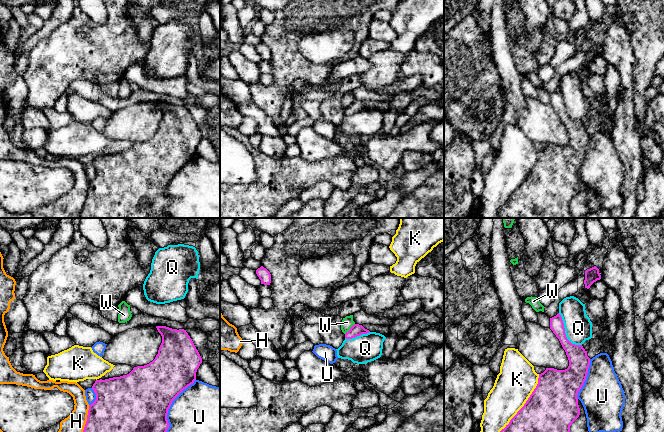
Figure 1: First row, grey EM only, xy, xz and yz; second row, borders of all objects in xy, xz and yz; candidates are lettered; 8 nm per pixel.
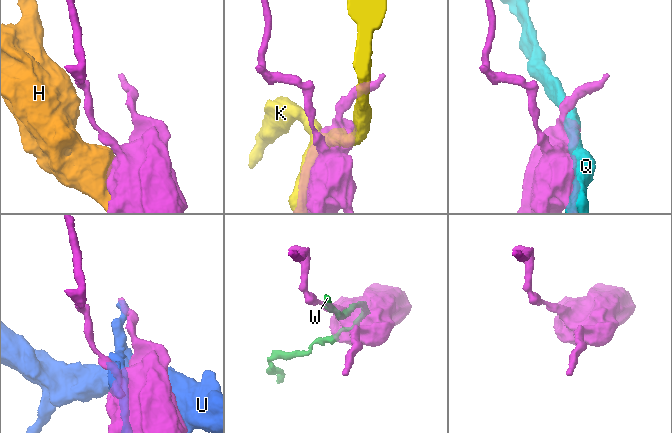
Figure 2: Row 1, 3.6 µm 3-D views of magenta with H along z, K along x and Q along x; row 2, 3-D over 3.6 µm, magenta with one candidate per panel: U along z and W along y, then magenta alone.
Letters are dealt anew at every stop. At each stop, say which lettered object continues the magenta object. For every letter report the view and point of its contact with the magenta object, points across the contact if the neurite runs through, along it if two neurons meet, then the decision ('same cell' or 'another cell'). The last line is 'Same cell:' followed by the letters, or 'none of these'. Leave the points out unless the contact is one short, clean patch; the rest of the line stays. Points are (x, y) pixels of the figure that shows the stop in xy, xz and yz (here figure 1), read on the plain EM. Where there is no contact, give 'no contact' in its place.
H: contact xy (86, 199); another cell
K: contact yz (521, 184); another cell
Q: contact yz (564, 109); another cell
U: contact xy (168, 184); another cell
W: contact xz (350, 105); border xz (354, 99), (345, 110); another cell
Same cell: none of these

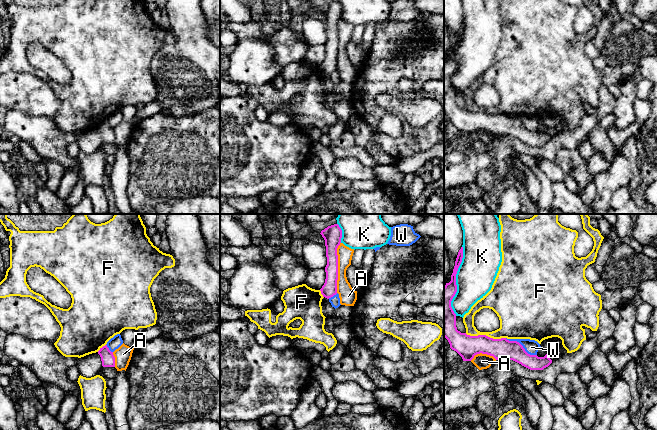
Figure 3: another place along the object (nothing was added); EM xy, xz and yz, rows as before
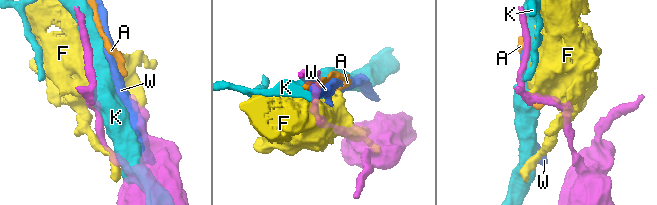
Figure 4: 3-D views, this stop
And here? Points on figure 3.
A: contact xz (337, 43); another cell
F: contact yz (485, 111); another cell
K: contact xz (341, 9); another cell
W: contact yz (521, 121); border yz (505, 114), (517, 117), (528, 129), (536, 131); another cell
Same cell: none of these

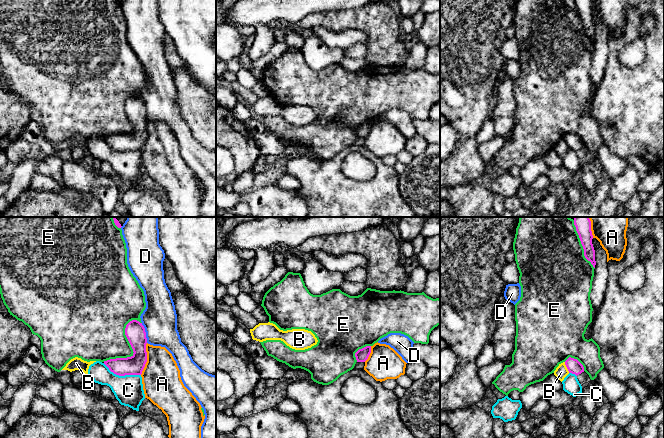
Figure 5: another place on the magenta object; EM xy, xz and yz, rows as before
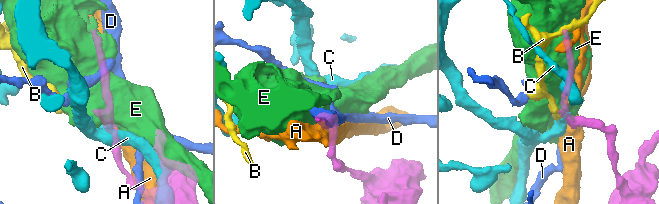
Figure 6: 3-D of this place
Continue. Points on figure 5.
A: contact xy (146, 135); another cell
B: contact yz (566, 142); border yz (564, 138), (569, 148); another cell
C: contact xy (122, 151); border xy (103, 139), (111, 147), (119, 151), (140, 151); another cell
D: contact xy (145, 109); another cell
E: contact xy (131, 122); another cell
Same cell: none of these

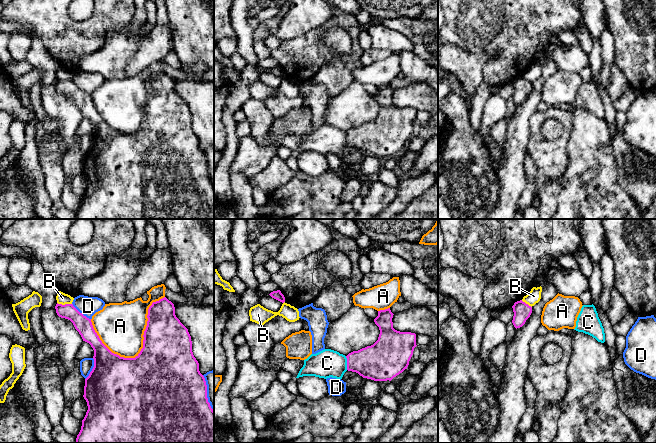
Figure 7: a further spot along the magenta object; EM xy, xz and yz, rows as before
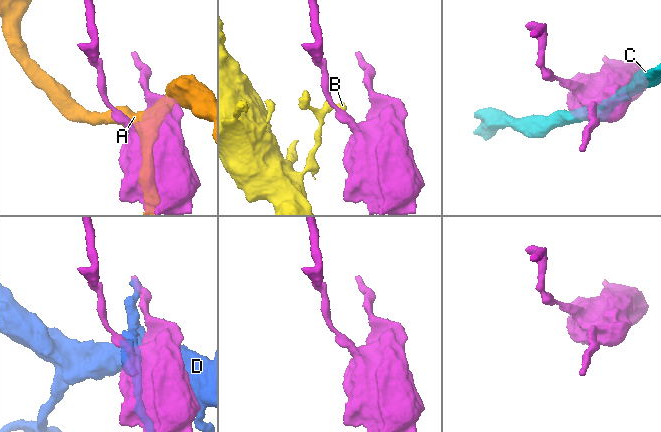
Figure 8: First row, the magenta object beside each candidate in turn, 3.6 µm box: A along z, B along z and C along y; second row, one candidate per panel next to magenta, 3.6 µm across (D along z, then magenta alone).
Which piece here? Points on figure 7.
A: contact xy (142, 124); another cell
B: contact xy (65, 80); border xy (57, 78), (71, 80); another cell
C: contact xz (347, 139); another cell
D: contact xy (92, 145); another cell
Same cell: none of these

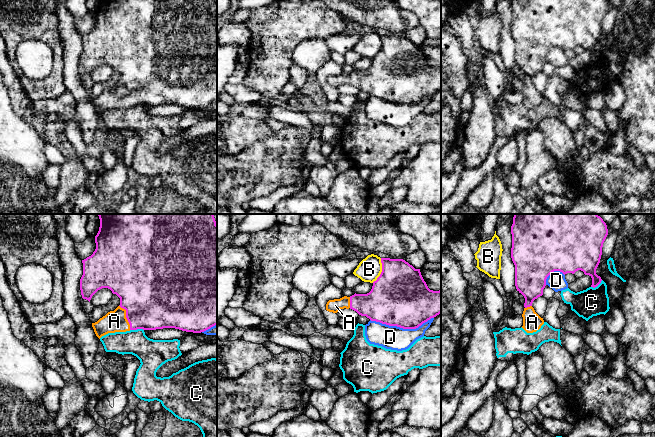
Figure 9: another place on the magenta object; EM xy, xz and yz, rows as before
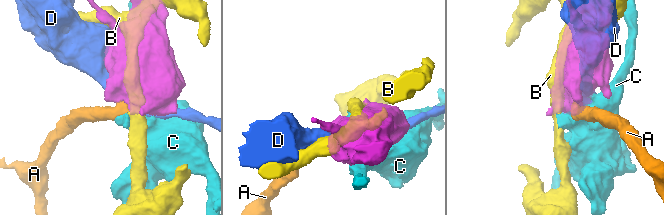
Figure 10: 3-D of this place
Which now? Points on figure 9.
A: contact xy (126, 93); way xy (152, 76), (145, 83), (126, 93), (114, 97); same cell
B: contact xz (382, 47); another cell
C: contact xy (136, 105); another cell
D: contact xz (401, 103); another cell
Same cell: A

